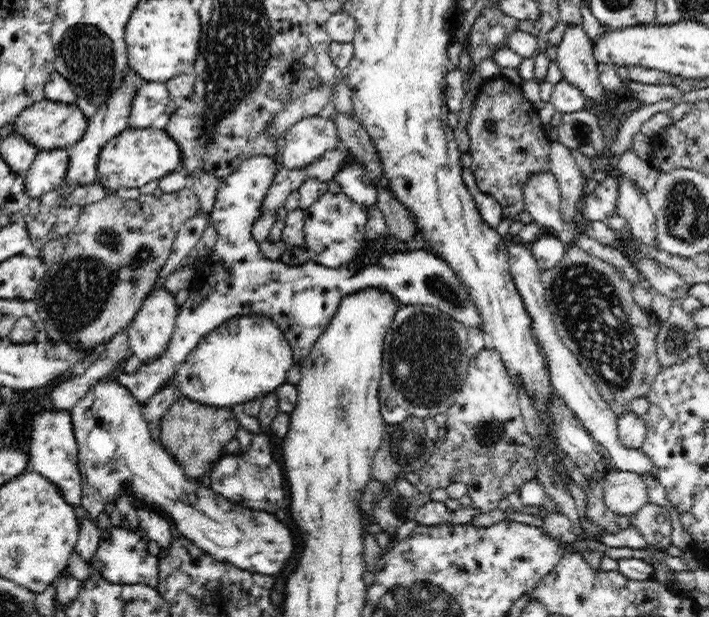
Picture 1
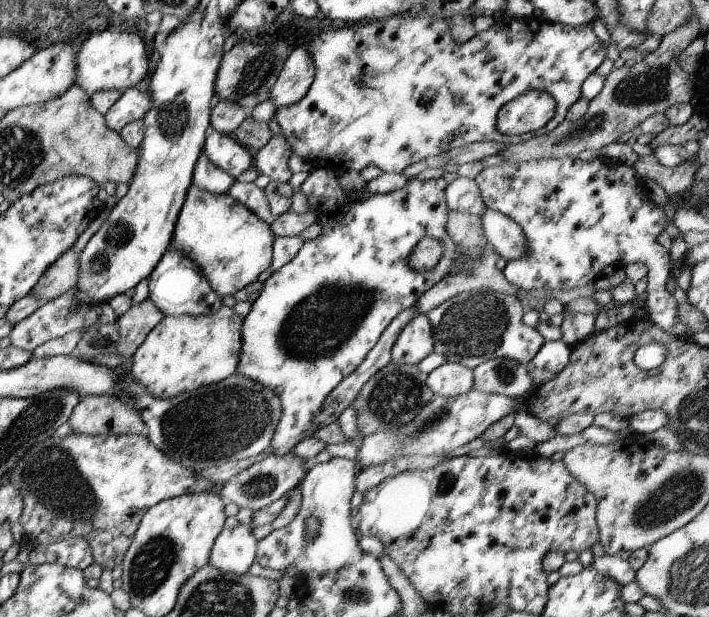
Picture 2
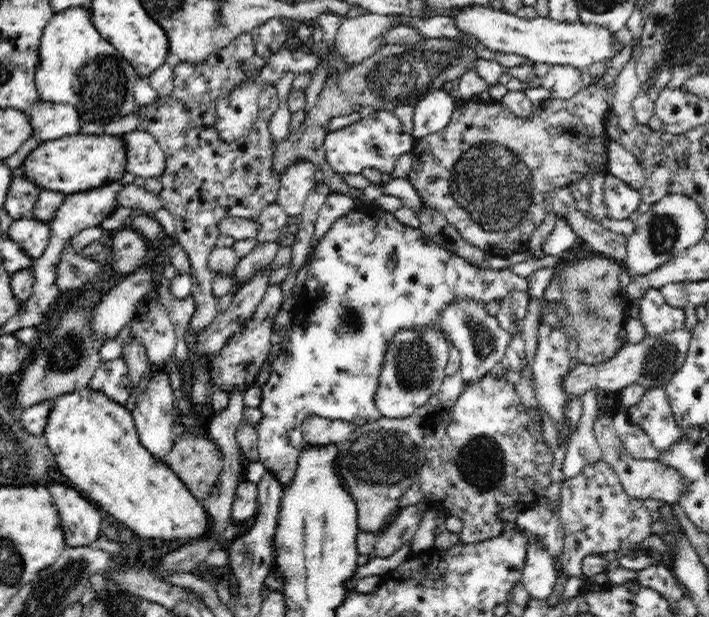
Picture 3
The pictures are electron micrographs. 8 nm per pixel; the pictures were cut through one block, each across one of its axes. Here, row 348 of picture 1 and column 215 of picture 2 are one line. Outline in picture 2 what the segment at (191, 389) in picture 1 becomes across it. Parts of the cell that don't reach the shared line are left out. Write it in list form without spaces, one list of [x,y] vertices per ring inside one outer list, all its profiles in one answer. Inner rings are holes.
[[[191,183],[174,224],[170,248],[191,259],[196,264],[199,274],[208,282],[210,289],[221,298],[231,296],[251,284],[269,266],[274,237],[269,224],[231,198],[228,192],[211,194]]]

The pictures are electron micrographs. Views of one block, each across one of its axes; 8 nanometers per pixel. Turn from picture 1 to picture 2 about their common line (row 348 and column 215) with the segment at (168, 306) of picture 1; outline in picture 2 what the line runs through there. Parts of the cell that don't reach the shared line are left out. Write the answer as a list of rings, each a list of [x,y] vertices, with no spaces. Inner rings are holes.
[[[214,131],[204,140],[202,151],[209,162],[224,170],[231,178],[237,178],[245,169],[253,166],[253,156],[230,135]]]

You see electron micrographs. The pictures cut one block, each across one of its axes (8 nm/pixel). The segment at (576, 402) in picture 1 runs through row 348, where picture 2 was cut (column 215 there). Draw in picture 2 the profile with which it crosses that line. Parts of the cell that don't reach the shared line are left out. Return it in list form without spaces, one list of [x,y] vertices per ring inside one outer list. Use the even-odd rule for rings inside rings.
[[[246,526],[222,528],[213,541],[208,564],[222,573],[245,574],[254,562],[256,542]]]

